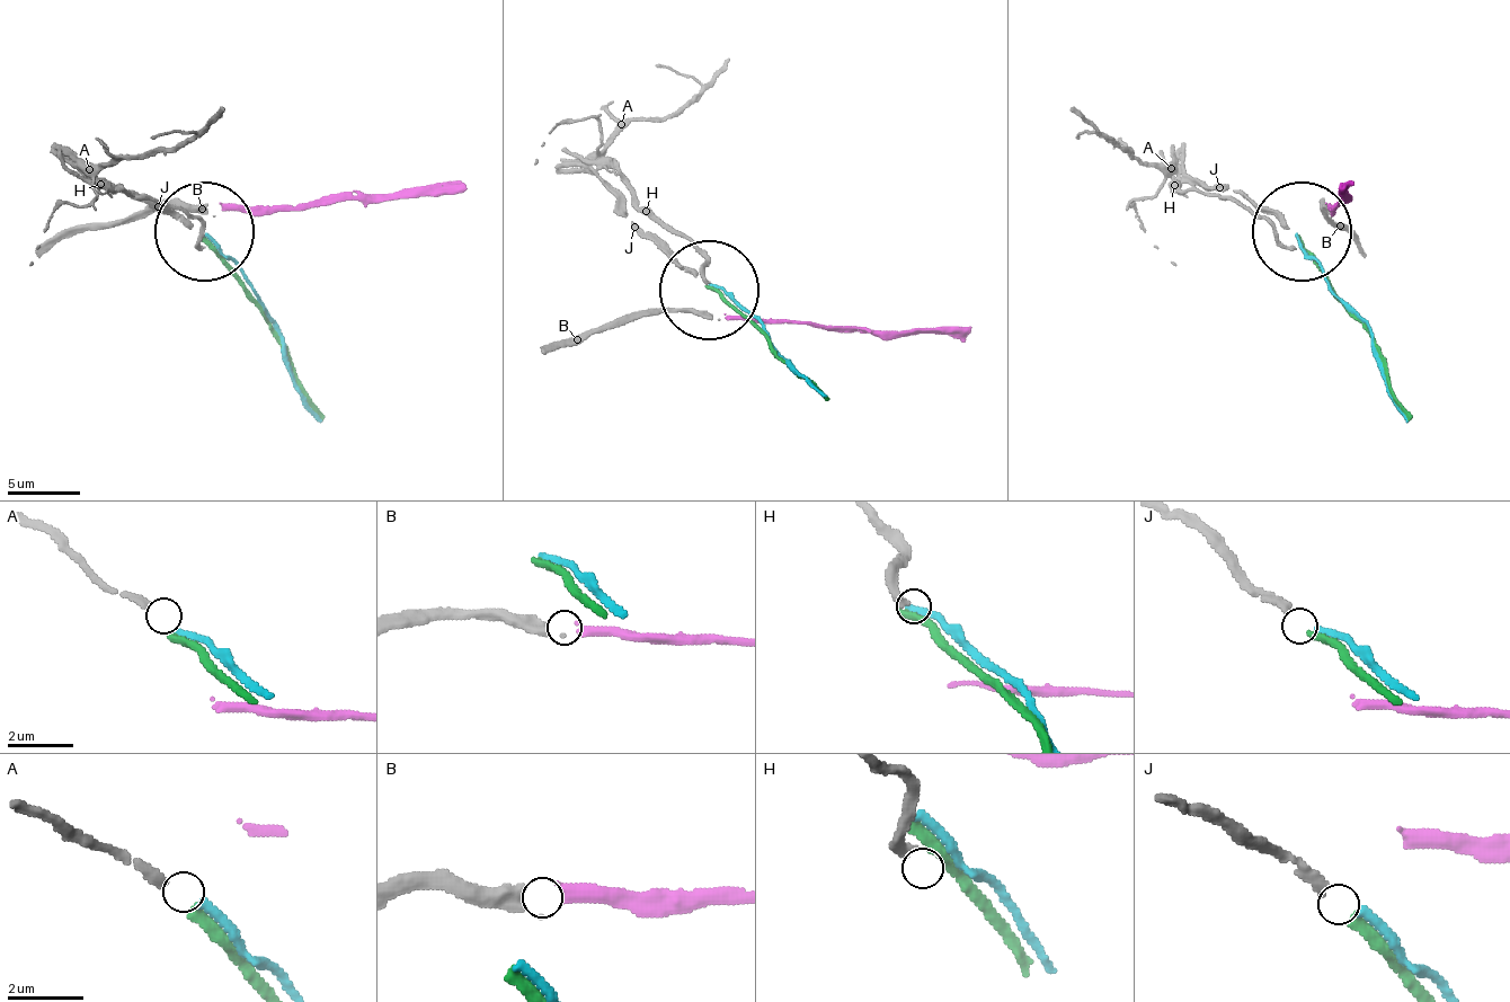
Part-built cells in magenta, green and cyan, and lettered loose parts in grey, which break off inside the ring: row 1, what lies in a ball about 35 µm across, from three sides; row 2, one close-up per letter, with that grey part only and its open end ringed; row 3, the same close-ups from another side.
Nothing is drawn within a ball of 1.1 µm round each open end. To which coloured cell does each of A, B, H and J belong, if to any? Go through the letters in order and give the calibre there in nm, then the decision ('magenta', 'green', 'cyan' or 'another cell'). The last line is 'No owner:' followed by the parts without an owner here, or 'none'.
A: 220 nm thick; cyan
B: 190 nm thick; magenta
H: 260 nm thick; another cell
J: 260 nm thick; green
No owner: H

